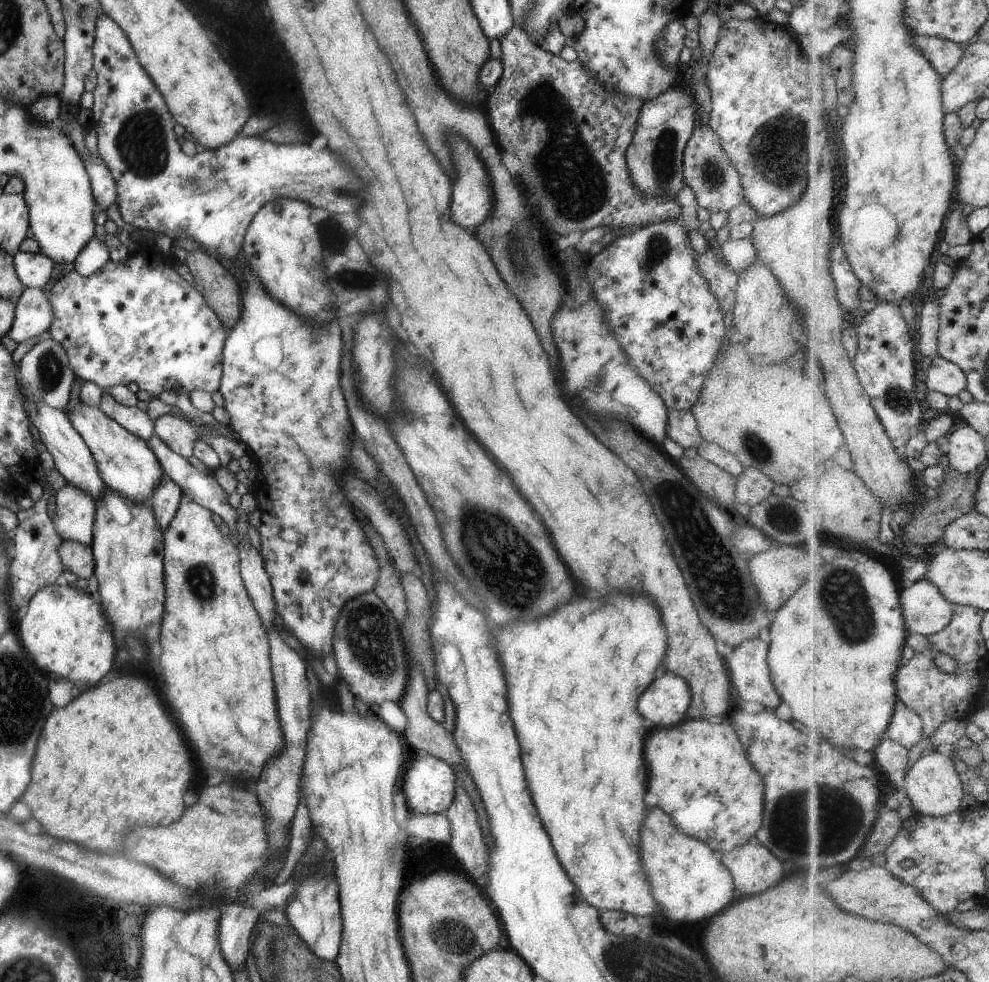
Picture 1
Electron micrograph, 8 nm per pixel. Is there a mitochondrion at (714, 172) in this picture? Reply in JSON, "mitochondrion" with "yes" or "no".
{"mitochondrion":"yes"}

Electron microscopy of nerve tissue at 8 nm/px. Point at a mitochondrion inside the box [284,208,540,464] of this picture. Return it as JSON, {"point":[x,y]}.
{"point":[353,277]}

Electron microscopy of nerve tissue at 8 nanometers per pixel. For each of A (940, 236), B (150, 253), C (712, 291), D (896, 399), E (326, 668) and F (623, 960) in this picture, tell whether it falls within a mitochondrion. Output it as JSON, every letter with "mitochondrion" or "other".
{"A":"other","B":"other","C":"other","D":"mitochondrion","E":"other","F":"mitochondrion"}

